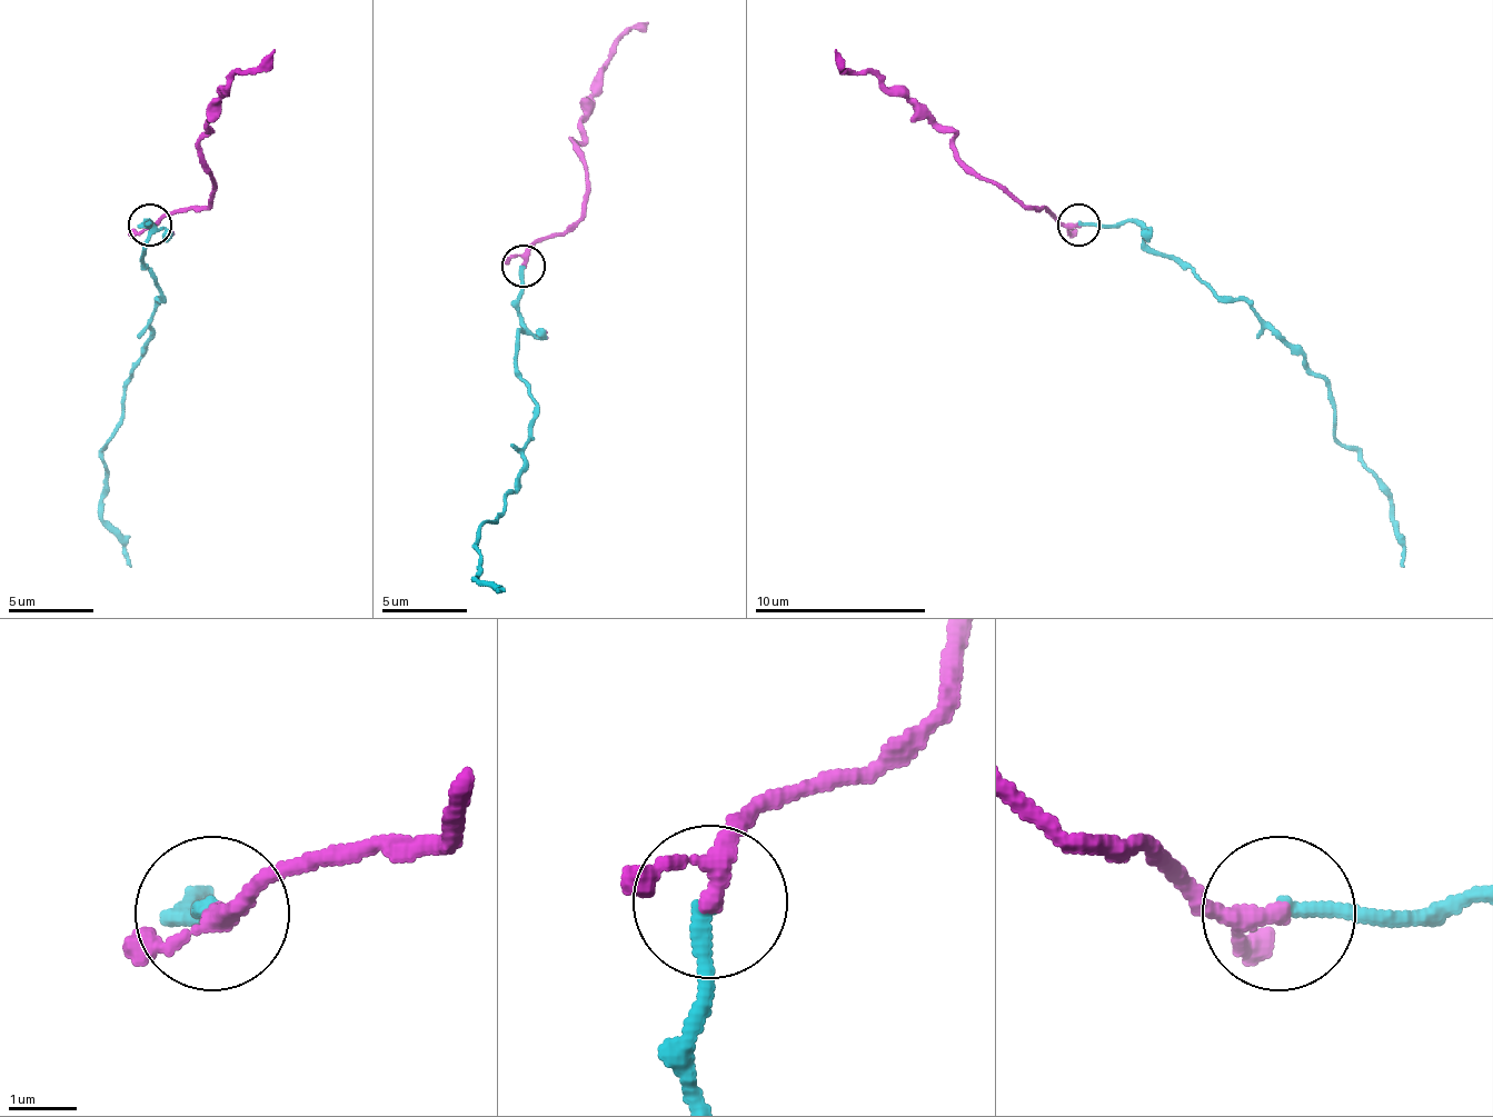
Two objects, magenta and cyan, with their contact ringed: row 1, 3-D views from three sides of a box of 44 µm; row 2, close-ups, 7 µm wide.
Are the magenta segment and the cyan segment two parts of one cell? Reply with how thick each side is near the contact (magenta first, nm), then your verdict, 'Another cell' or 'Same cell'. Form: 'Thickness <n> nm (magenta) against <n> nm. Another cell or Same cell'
Thickness 240 nm (magenta) against 240 nm. Same cell

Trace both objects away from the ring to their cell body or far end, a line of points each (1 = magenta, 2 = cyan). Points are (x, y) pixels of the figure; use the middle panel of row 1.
1: (525, 267), (585, 198), (571, 142), (585, 138), (585, 99), (649, 22)
2: (525, 267), (516, 366), (533, 400), (533, 434), (520, 486), (495, 520), (481, 525), (477, 576), (503, 592)

